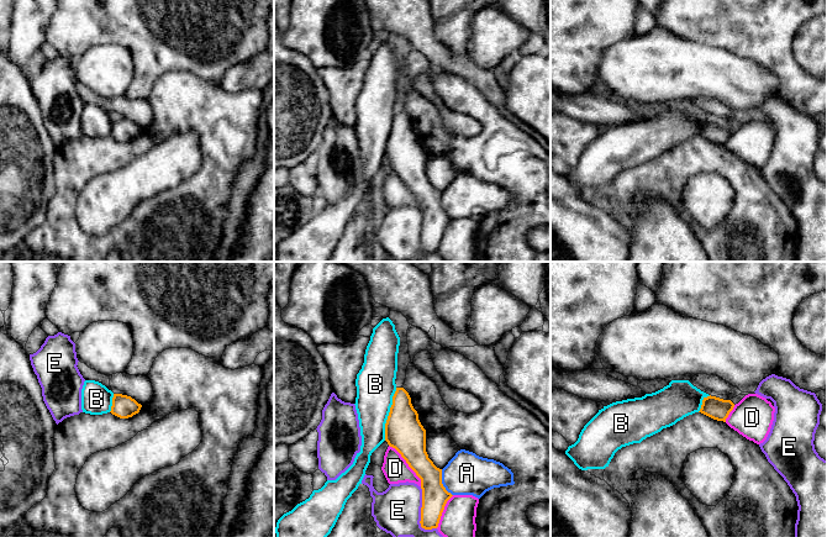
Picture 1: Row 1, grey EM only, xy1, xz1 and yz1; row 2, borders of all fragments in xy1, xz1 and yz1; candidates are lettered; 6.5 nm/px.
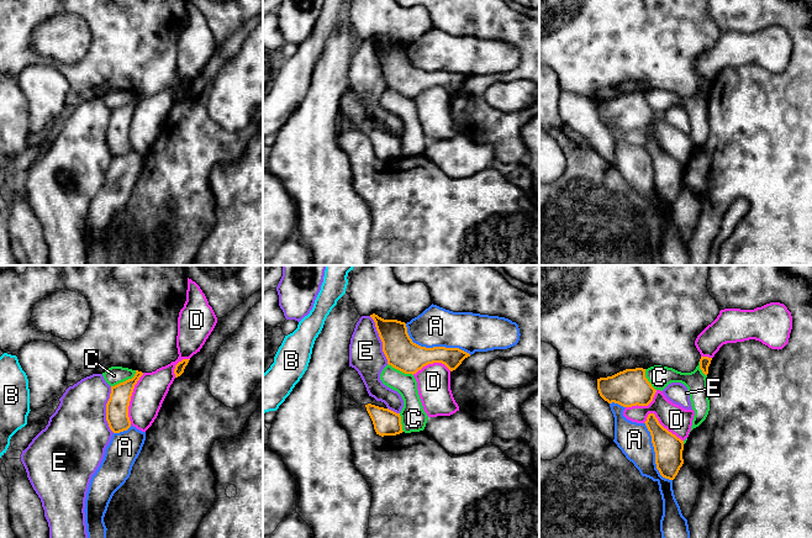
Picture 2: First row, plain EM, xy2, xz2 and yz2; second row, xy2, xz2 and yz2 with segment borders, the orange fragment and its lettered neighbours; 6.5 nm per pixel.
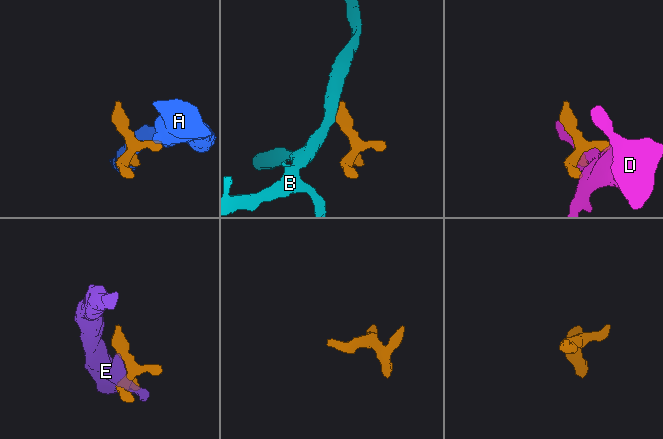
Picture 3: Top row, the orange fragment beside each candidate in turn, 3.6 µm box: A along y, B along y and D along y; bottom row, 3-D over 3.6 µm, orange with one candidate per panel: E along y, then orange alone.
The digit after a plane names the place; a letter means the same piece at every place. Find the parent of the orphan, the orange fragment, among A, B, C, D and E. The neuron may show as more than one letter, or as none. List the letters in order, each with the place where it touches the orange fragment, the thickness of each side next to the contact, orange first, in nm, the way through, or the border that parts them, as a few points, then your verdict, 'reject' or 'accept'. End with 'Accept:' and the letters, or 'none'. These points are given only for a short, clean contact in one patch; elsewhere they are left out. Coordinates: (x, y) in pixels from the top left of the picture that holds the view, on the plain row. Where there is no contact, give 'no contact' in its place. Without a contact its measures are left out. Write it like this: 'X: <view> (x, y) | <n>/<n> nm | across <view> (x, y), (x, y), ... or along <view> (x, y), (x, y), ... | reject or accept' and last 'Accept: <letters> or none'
A: xz2 (433, 70) | 200/260 nm | reject
B: xz1 (389, 137) | 240/260 nm | along xz1 (396, 111), (385, 147), (384, 163) | reject
C: xy2 (126, 104) | 140/120 nm | reject
D: xy2 (130, 122) | 140/200 nm | reject
E: xz1 (421, 237) | 170/300 nm | reject
Accept: none

